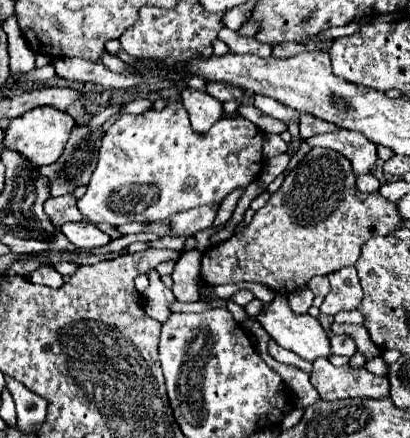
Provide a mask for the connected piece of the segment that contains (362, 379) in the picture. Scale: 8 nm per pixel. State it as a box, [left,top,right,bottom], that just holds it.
[311,359,389,401]

